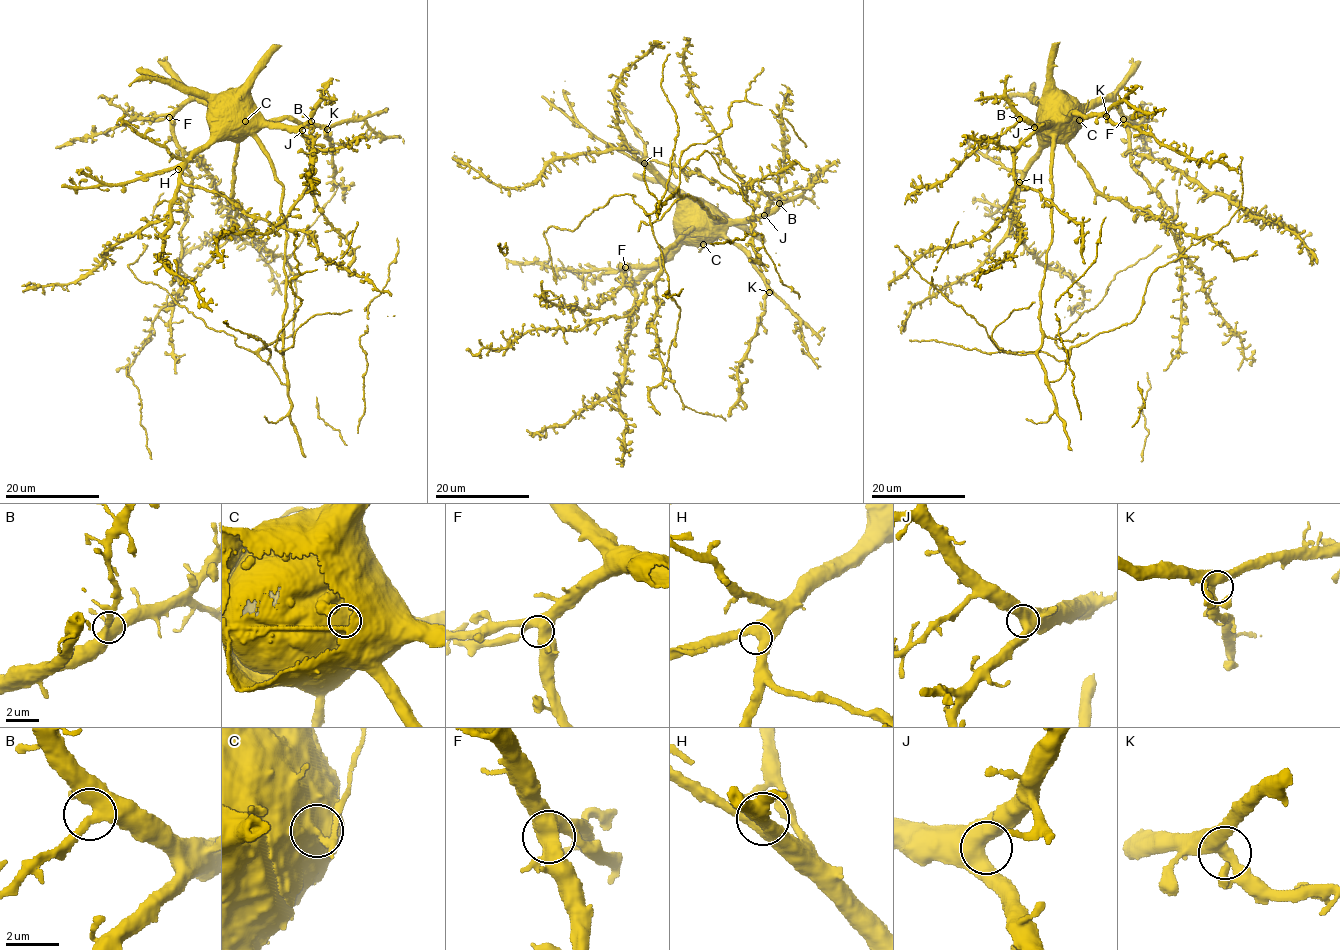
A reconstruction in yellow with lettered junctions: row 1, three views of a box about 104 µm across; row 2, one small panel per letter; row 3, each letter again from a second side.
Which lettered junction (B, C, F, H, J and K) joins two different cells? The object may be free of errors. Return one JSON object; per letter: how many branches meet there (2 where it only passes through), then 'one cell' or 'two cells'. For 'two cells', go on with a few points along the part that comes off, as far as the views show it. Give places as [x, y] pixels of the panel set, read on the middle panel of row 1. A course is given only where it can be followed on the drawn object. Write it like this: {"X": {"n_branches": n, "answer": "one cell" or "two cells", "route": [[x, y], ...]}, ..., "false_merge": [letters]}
{"B": {"n_branches": 2, "answer": "one cell"}, "C": {"n_branches": 3, "answer": "two cells"}, "F": {"n_branches": 3, "answer": "one cell"}, "H": {"n_branches": 3, "answer": "one cell"}, "J": {"n_branches": 3, "answer": "one cell"}, "K": {"n_branches": 3, "answer": "one cell"}, "false_merge": ["C"]}

